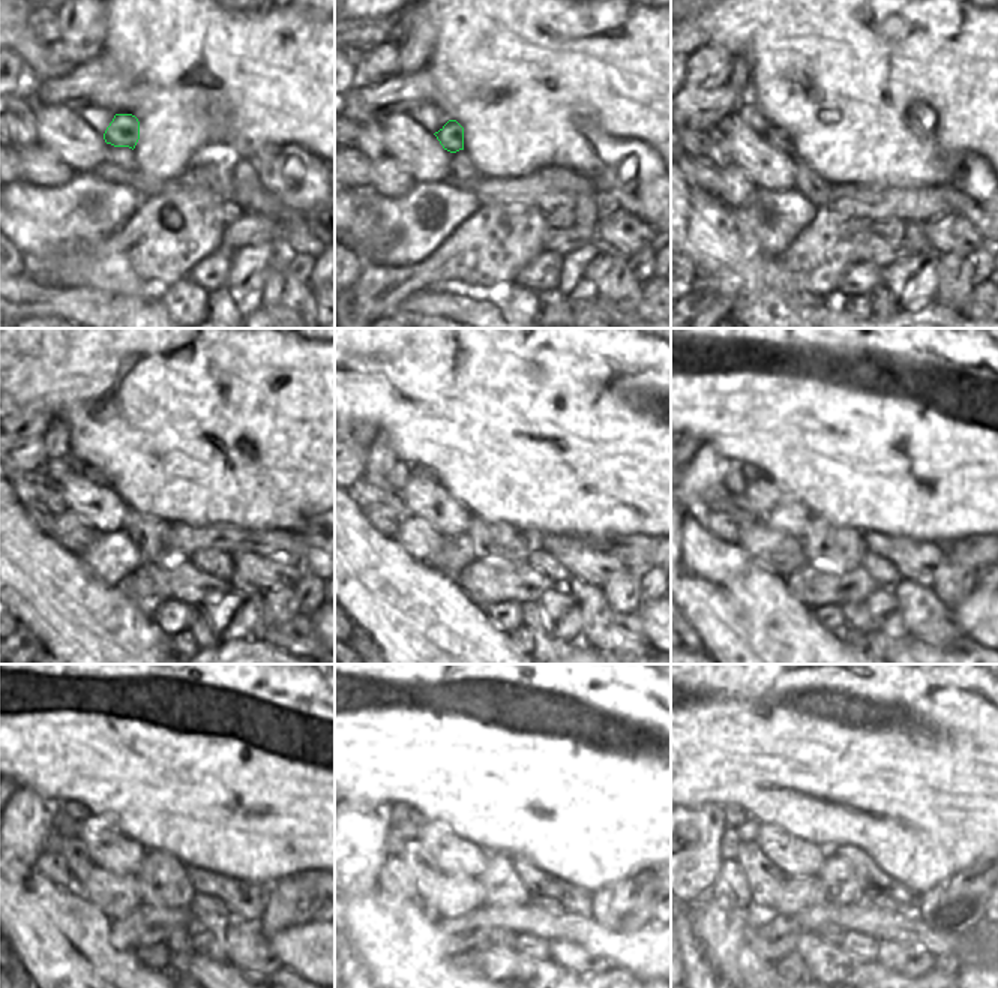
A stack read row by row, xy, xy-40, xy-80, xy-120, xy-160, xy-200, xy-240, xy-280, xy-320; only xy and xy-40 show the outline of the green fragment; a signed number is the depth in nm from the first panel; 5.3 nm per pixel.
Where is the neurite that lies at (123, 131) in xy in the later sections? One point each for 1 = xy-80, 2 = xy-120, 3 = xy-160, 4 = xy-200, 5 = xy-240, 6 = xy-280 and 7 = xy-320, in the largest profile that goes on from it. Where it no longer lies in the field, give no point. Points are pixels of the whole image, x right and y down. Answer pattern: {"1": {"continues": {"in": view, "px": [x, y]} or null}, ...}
{"1": {"continues": {"in": "xy-80", "px": [779, 138]}}, "2": {"continues": {"in": "xy-120", "px": [93, 474]}}, "3": {"continues": {"in": "xy-160", "px": [419, 471]}}, "4": {"continues": {"in": "xy-200", "px": [751, 473]}}, "5": {"continues": {"in": "xy-240", "px": [78, 811]}}, "6": {"continues": {"in": "xy-280", "px": [399, 813]}}, "7": {"continues": {"in": "xy-320", "px": [734, 816]}}}

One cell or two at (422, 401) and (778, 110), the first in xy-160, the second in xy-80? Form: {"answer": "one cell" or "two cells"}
{"answer": "one cell"}

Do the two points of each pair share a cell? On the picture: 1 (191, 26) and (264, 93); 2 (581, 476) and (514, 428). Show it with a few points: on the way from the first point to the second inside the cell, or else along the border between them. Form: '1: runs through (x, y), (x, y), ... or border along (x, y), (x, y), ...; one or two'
1: runs through (209, 44), (239, 74), (246, 75); one
2: runs through (563, 458), (548, 444), (535, 443), (524, 437); one

